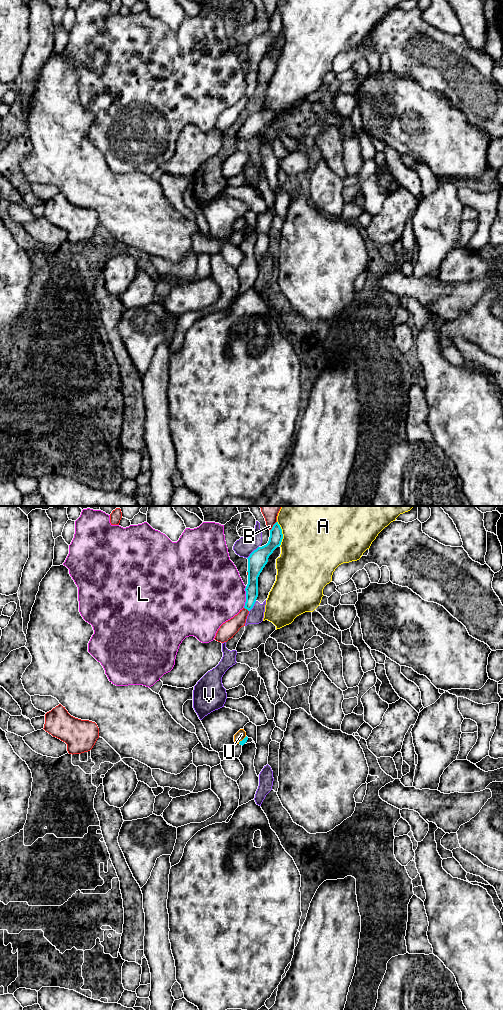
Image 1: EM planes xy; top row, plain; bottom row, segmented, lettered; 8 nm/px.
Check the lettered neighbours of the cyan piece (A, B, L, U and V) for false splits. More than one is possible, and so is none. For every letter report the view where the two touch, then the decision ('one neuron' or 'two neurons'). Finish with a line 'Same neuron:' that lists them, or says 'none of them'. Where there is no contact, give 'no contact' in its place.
A: meets cyan in xy; two neurons
B: meets cyan in xy; two neurons
L: meets cyan in xy; two neurons
U: meets cyan in xy; two neurons
V: meets cyan in xy; two neurons
Same neuron: none of them

